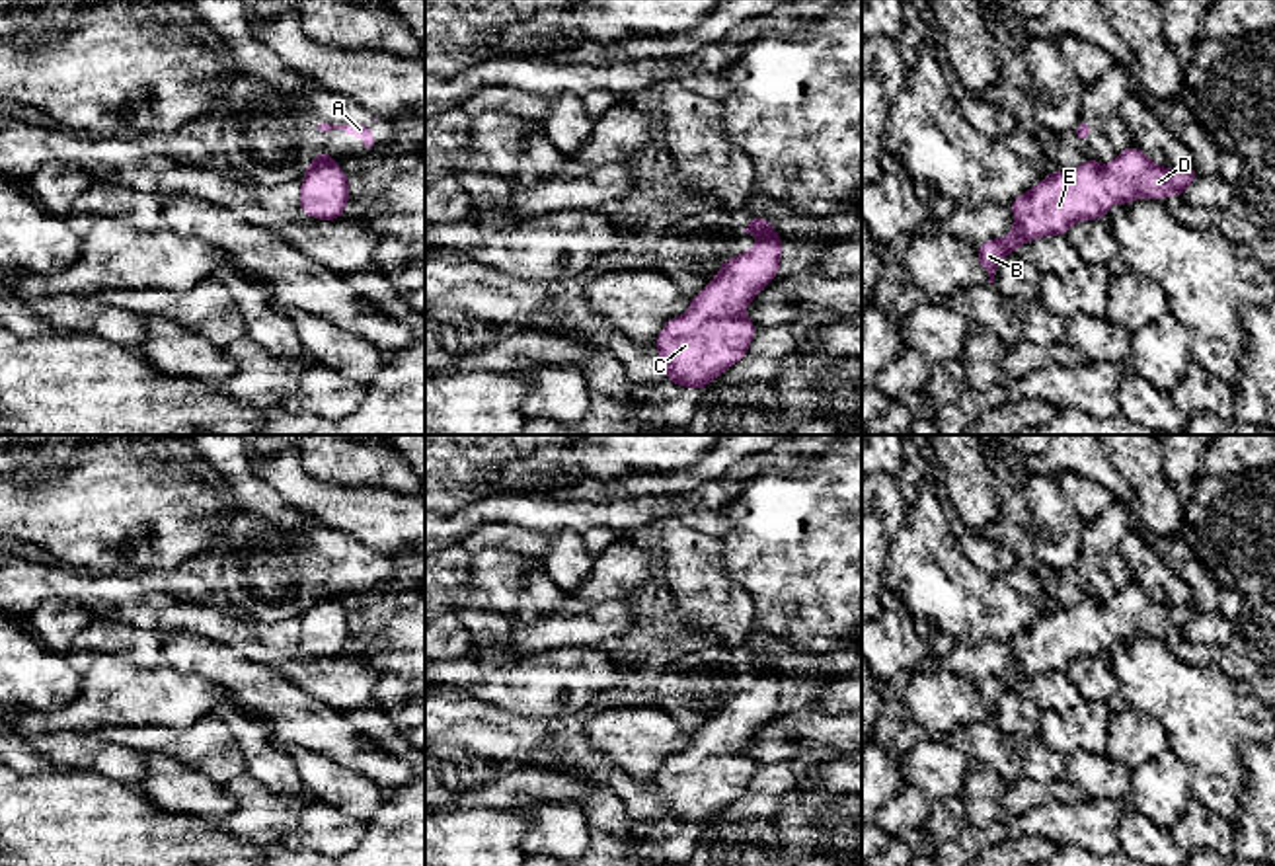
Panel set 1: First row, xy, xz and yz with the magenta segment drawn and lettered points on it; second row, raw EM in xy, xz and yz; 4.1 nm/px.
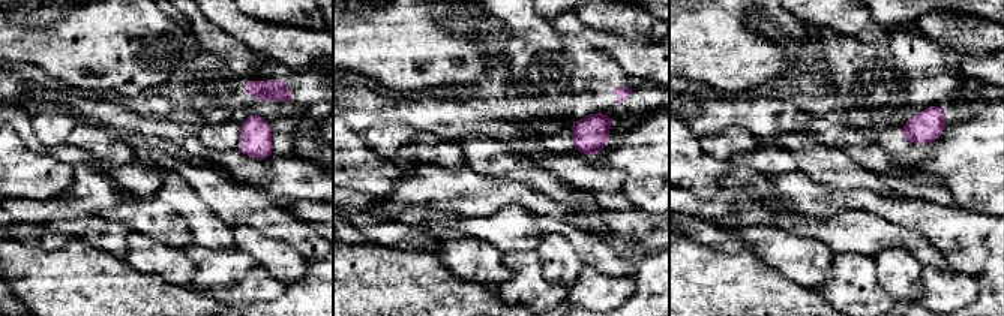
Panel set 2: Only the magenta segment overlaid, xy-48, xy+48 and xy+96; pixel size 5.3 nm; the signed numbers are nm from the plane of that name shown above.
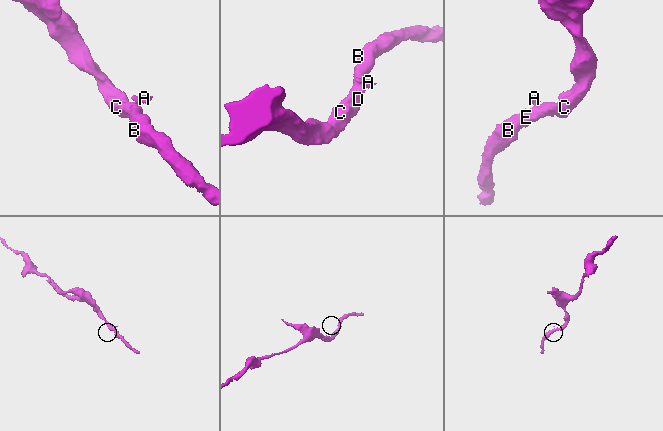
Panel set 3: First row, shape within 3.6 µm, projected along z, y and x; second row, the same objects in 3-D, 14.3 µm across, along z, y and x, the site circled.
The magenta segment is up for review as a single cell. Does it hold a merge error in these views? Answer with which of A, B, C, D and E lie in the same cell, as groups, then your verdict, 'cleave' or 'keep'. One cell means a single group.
groups A / B C D E; cleave

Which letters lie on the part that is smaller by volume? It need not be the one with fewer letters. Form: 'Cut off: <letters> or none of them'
Cut off: A

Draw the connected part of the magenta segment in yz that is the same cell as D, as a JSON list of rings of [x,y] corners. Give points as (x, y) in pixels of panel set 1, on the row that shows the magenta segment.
[[[1137,144],[1117,152],[1107,166],[1086,160],[1070,172],[1055,170],[1010,201],[1014,230],[979,244],[979,263],[994,283],[998,261],[1020,246],[1043,236],[1066,236],[1080,220],[1105,218],[1111,203],[1131,205],[1137,197],[1166,203],[1170,193],[1181,197],[1197,176],[1201,172],[1193,164],[1172,172],[1154,164]]]

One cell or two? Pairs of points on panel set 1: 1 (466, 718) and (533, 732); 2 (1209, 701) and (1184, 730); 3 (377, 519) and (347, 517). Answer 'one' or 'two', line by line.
1: one
2: one
3: one

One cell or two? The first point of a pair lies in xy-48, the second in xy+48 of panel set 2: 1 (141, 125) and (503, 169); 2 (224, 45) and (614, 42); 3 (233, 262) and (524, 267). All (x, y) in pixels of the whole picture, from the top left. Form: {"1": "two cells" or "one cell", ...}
{"1": "two cells", "2": "two cells", "3": "one cell"}

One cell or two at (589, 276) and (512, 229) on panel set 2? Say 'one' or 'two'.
two

